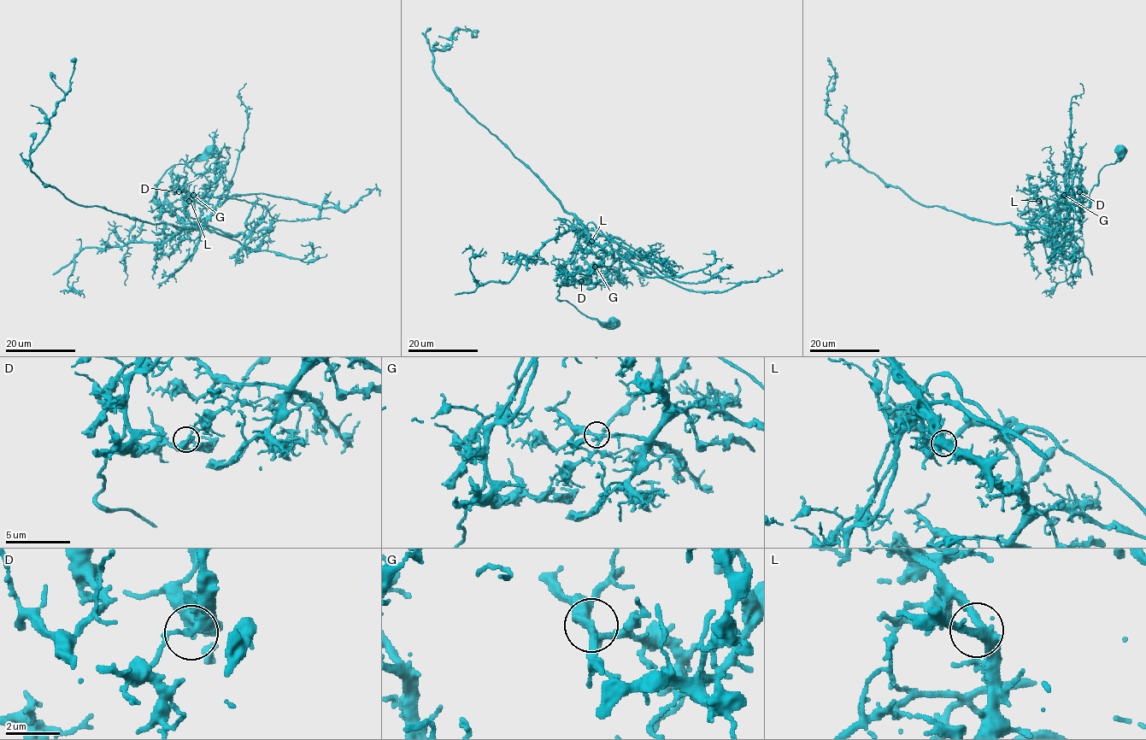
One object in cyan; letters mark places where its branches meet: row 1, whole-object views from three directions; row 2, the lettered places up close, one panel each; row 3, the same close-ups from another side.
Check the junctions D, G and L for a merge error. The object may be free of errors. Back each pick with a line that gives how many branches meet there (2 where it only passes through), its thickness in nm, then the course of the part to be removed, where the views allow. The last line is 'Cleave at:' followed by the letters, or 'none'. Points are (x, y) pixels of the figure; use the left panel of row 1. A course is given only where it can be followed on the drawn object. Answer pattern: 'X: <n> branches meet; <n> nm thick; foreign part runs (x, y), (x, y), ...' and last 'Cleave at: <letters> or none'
D: 2 branches meet; 320 nm thick; foreign part runs (179, 191), (167, 192), (163, 211), (185, 223), (207, 224), (229, 233), (272, 230), (276, 214)
Cleave at: D

